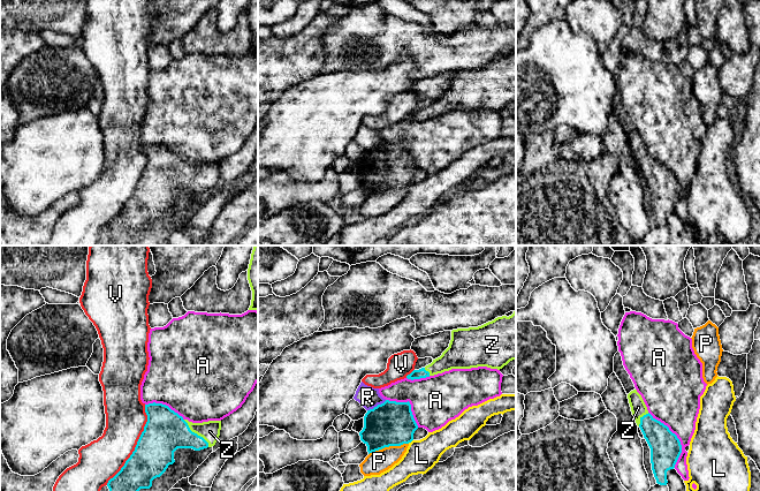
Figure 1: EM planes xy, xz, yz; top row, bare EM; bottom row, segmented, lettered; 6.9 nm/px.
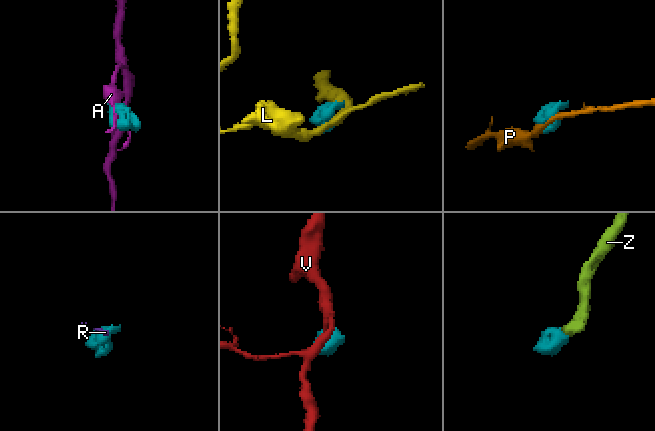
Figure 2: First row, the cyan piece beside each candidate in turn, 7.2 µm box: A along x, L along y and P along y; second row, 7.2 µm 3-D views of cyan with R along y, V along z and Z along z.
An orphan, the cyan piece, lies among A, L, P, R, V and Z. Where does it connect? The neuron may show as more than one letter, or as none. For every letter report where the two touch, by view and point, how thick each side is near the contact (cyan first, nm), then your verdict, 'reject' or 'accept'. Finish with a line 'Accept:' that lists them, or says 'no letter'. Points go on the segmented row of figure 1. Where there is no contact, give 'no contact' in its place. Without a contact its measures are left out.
A: yz (677, 438) | 220/340 nm | reject
L: xz (410, 442) | 320/220 nm | reject
P: xz (388, 446) | 320/160 nm | reject
R: xz (378, 405) | 320/150 nm | reject
V: xy (136, 445) | 300/280 nm | reject
Z: xy (196, 433) | 300/140 nm | accept
Accept: Z

